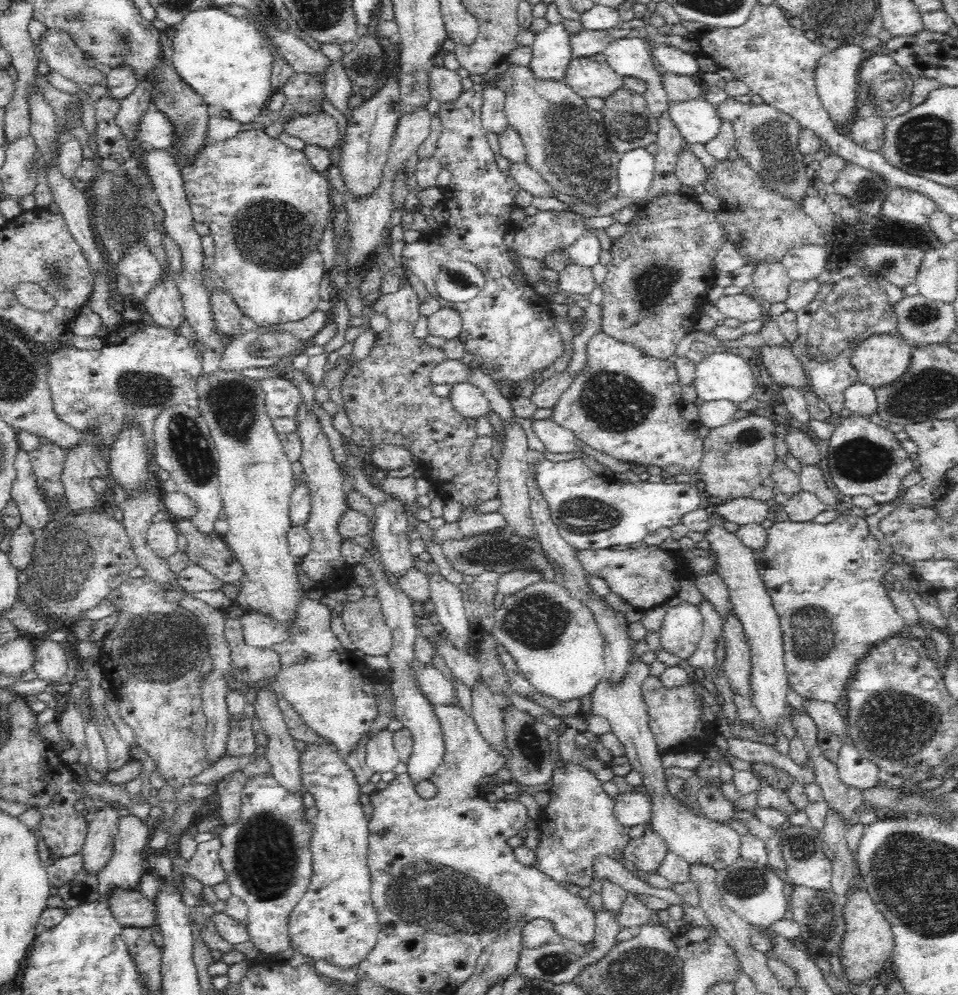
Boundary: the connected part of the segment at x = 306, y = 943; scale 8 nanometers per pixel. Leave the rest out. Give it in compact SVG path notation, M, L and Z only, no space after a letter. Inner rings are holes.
M308 744L299 754L301 781L318 807L316 830L311 838L312 874L304 891L288 917L290 946L298 954L312 958L314 962L324 960L336 968L358 968L376 944L381 924L371 899L371 872L368 866L369 834L368 821L359 800L360 787L342 754L334 752L331 744Z

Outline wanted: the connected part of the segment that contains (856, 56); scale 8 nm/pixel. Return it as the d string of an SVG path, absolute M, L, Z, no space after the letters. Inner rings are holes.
M842 44L834 50L827 50L826 53L816 62L814 70L814 85L821 99L824 109L830 114L830 119L836 123L842 132L848 126L850 118L860 108L856 98L858 86L858 72L860 66L866 60L867 53L861 44Z

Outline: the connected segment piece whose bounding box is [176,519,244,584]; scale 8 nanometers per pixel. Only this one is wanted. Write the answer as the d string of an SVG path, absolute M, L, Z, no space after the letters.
M189 519L176 521L176 526L188 543L185 553L189 566L194 566L196 562L195 566L200 566L206 572L214 574L224 584L234 584L244 578L244 570L234 560L220 535L204 538Z

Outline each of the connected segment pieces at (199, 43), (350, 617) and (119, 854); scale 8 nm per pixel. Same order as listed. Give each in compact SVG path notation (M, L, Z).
M200 8L190 12L188 16L182 20L178 25L175 25L175 36L173 44L173 54L170 55L173 61L174 69L180 78L184 80L197 94L200 94L205 100L207 105L215 112L221 112L227 110L230 112L229 118L234 122L240 124L246 124L246 122L252 122L256 116L260 115L265 111L266 104L272 98L272 84L271 84L271 73L275 64L275 54L269 49L269 45L265 42L263 34L259 31L256 24L250 21L246 15L240 17L234 17L234 15L224 12L221 8Z
M365 595L358 602L346 602L342 611L342 620L344 620L344 628L356 650L362 651L364 655L387 656L392 651L393 634L391 628L386 624L382 603L378 597Z
M124 813L118 826L118 832L112 845L112 854L106 861L106 864L101 866L96 874L99 901L103 903L109 902L114 890L138 891L142 876L148 871L146 866L146 857L148 854L147 840L151 832L148 829L148 825L136 815Z

